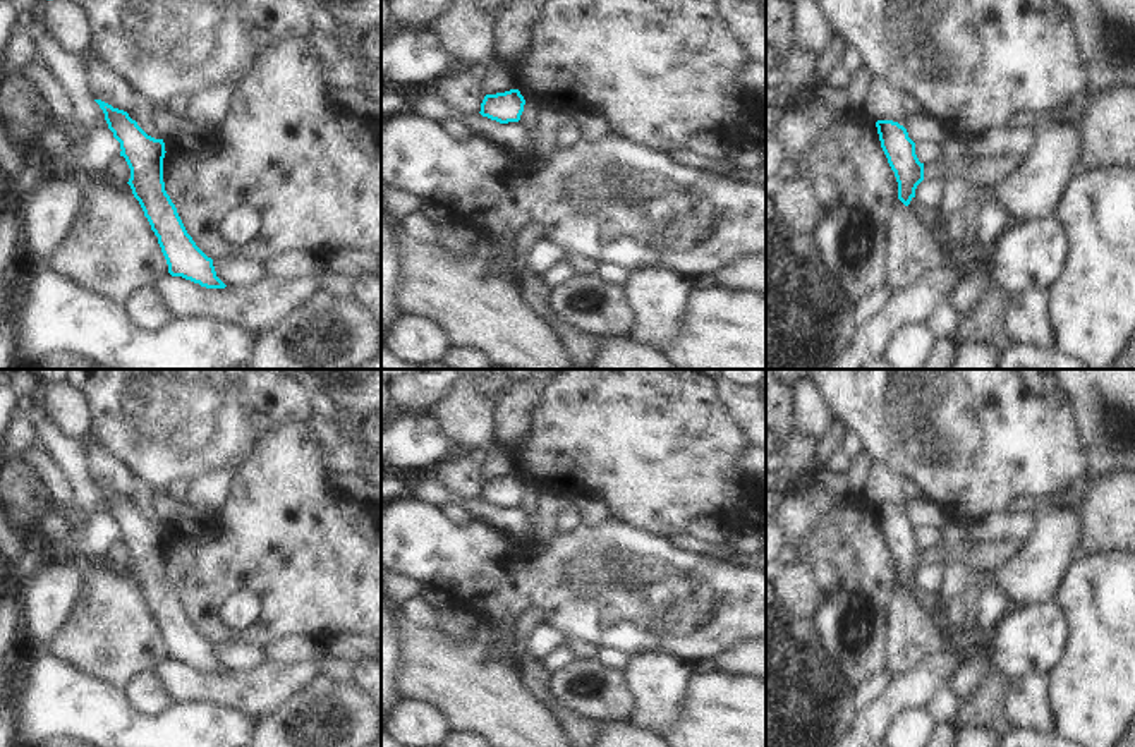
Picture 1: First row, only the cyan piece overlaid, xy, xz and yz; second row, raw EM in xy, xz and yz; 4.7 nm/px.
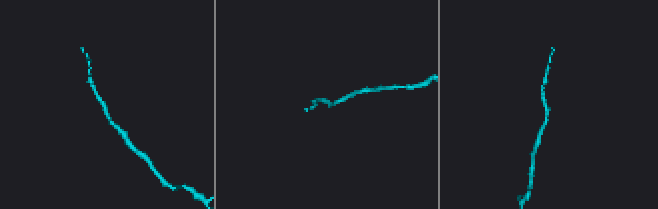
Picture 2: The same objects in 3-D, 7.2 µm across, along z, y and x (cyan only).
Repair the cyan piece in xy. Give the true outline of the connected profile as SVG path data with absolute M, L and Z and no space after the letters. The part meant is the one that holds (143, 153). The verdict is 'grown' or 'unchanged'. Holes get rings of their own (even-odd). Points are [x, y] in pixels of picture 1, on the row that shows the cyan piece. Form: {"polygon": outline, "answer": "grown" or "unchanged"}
{"polygon": "M94 100L105 113L108 129L120 143L120 156L130 168L129 185L139 201L168 264L172 276L182 276L206 288L225 288L208 258L187 234L175 204L165 191L165 143L148 136L127 112Z", "answer": "unchanged"}

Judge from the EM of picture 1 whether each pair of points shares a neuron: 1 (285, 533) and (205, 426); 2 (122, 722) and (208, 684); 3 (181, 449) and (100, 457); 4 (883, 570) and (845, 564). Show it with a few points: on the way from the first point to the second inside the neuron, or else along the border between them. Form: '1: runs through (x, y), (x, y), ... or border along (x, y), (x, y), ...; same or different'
1: border along (258, 440), (256, 447), (239, 464); different
2: border along (213, 703), (172, 704); different
3: border along (90, 430), (133, 474); different
4: runs through (874, 570), (857, 570), (854, 567); same

